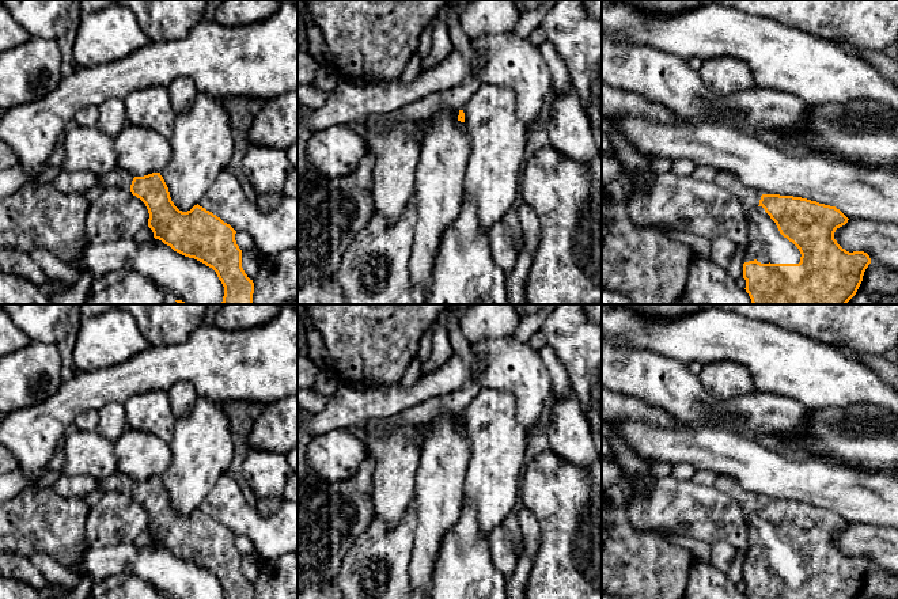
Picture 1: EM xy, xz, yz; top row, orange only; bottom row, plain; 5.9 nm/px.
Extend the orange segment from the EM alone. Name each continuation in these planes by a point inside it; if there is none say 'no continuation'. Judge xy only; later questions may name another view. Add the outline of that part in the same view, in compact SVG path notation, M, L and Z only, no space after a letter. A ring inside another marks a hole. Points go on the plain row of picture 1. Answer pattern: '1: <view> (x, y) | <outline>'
1: xy (117, 481) | M115 471L107 478L99 479L99 486L96 490L102 493L120 492L122 494L130 496L130 489L133 482L134 481L129 478L128 475L120 471Z

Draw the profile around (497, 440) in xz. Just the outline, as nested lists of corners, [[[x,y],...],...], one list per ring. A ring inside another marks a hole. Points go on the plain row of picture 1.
[[[482,387],[463,417],[470,437],[465,503],[475,508],[480,530],[489,535],[519,498],[530,439],[518,421],[515,397],[504,390]]]

